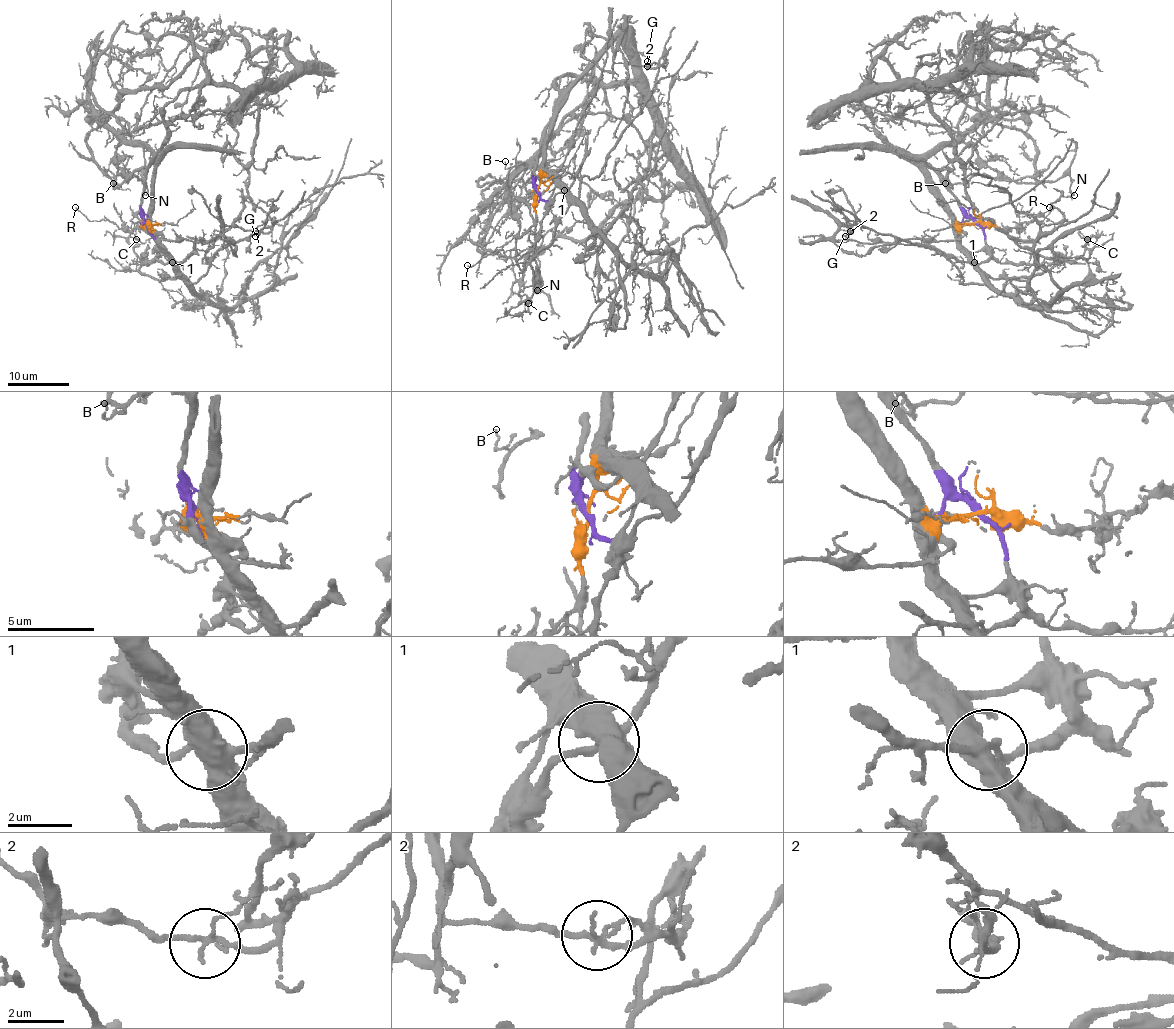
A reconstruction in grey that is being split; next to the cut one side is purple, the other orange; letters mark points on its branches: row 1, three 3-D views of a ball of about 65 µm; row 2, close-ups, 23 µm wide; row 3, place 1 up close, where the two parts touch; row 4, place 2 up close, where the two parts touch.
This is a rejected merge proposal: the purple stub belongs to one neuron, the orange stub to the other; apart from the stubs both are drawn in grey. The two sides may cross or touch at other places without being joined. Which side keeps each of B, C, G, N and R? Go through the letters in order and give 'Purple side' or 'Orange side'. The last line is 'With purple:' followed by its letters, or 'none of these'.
B: Purple side
C: Orange side
G: Orange side
N: Purple side
R: Orange side
With purple: B, N

